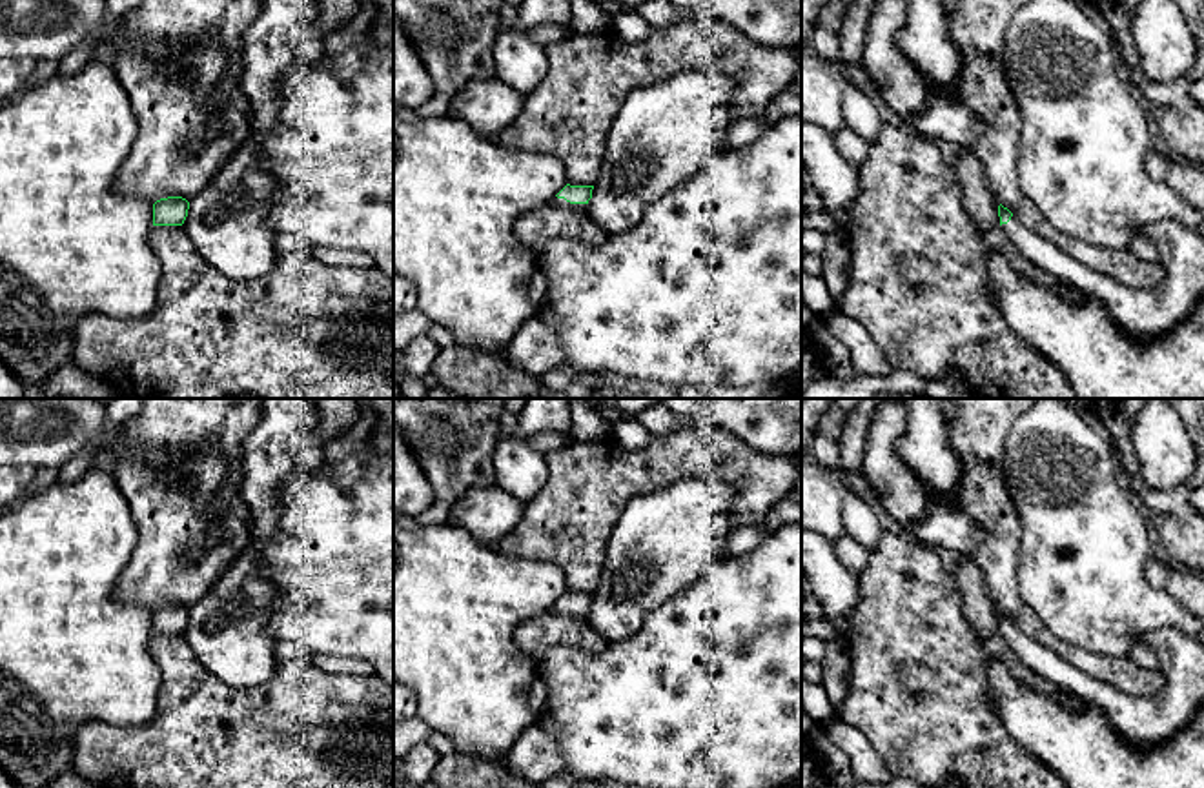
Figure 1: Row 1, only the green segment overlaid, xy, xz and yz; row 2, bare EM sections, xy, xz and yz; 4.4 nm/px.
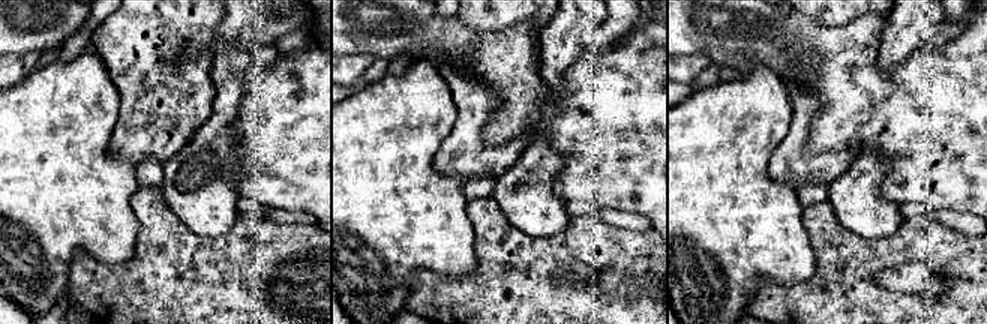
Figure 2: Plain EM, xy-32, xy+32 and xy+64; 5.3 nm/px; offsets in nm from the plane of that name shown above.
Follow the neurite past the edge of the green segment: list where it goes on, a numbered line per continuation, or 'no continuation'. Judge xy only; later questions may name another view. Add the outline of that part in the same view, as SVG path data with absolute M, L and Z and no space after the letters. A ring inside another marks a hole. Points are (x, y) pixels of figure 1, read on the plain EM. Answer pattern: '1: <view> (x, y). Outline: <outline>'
no continuation

